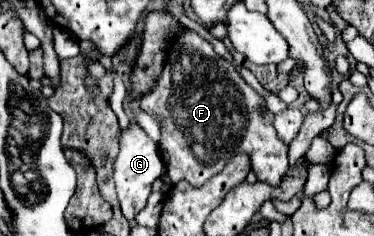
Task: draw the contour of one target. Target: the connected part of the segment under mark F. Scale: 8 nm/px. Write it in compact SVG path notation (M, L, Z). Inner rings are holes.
M184 30L176 46L172 46L172 52L168 56L168 64L164 66L162 76L158 78L156 86L152 88L150 96L142 98L140 108L150 114L160 124L160 156L166 166L166 174L172 180L172 184L178 184L186 180L188 184L200 188L204 182L208 182L212 176L216 176L236 152L244 152L250 156L250 168L258 176L258 180L280 186L284 176L290 170L290 164L286 160L288 156L288 144L282 142L282 138L274 130L274 116L268 114L266 102L262 96L250 88L244 78L236 72L236 68L220 58L212 44L204 38L200 38L192 30Z

